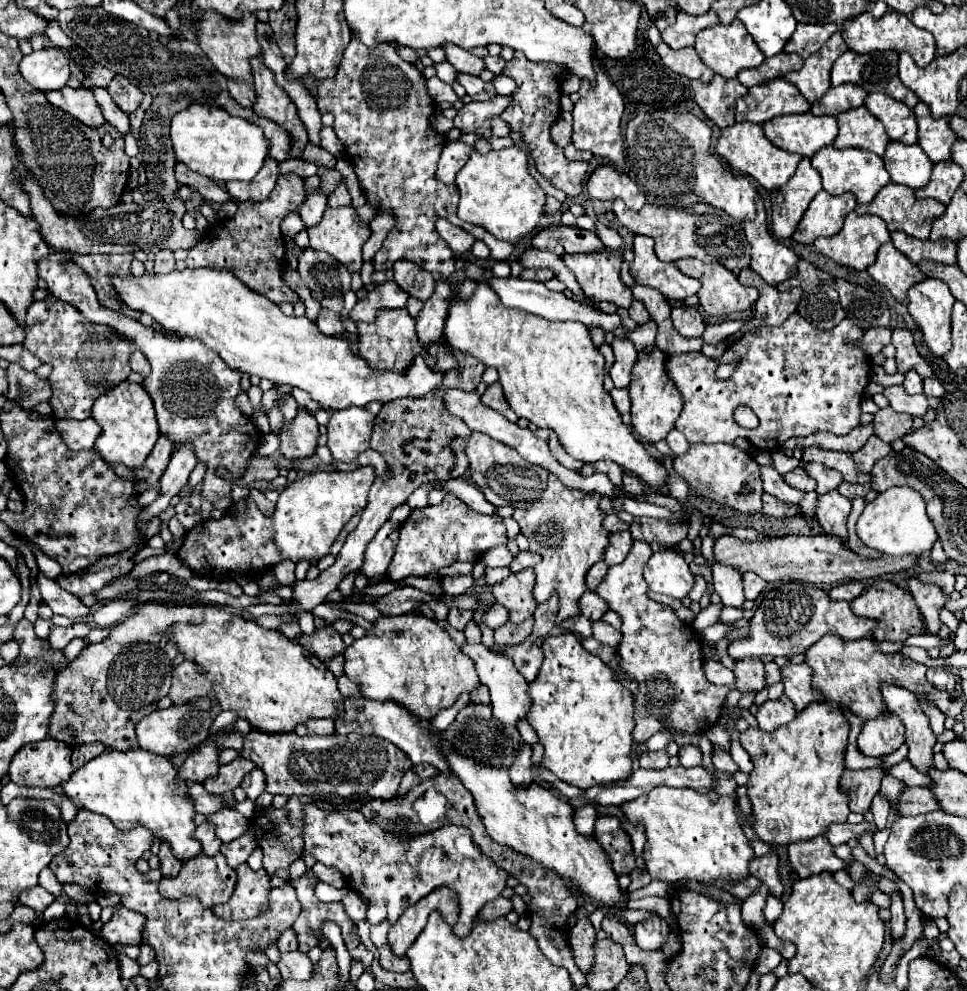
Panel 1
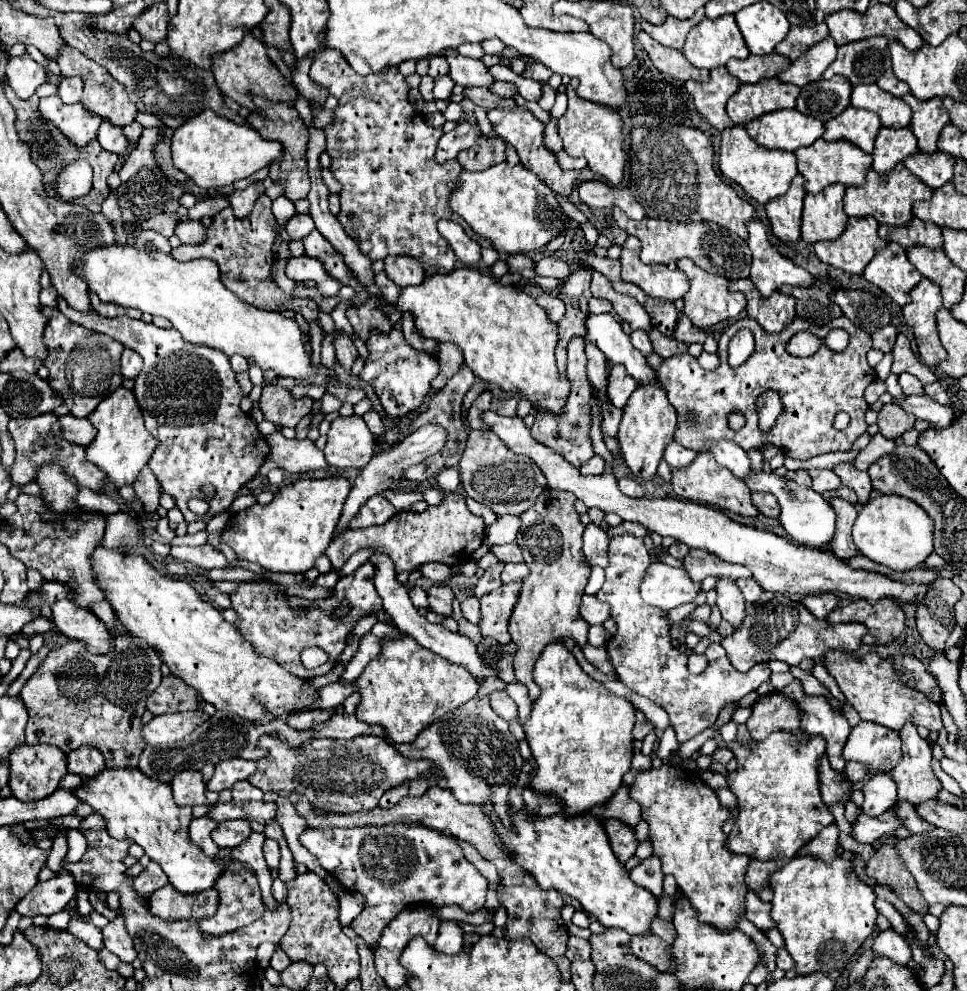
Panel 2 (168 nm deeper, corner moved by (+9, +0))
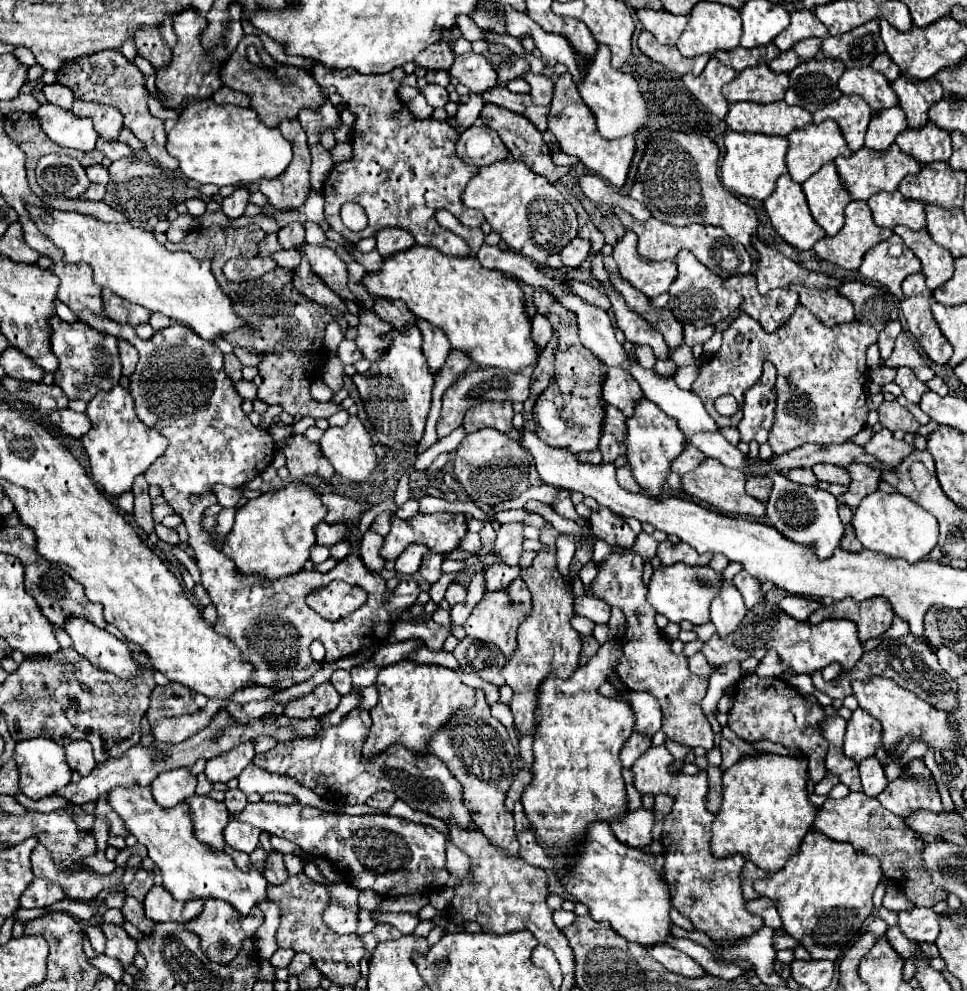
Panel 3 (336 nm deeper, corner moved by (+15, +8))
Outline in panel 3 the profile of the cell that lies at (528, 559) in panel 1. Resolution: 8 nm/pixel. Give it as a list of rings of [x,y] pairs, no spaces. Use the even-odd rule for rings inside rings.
[[[494,564],[484,570],[484,588],[486,592],[496,592],[506,588],[512,580],[520,576],[518,566],[508,566],[508,564]]]

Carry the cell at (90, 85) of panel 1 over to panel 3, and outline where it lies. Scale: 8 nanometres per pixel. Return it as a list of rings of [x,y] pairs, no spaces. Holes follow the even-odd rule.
[[[54,82],[54,84],[44,86],[42,92],[44,92],[46,102],[50,102],[50,104],[54,104],[54,106],[60,106],[60,108],[64,108],[64,110],[70,110],[70,108],[72,108],[74,96],[72,96],[72,92],[68,92],[68,88],[64,88],[64,86],[60,86],[60,84]]]

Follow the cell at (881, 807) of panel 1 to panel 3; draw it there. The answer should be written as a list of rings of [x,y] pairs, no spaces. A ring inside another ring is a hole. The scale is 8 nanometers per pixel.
[[[868,756],[866,760],[860,762],[860,778],[862,778],[864,794],[872,796],[872,798],[876,798],[880,794],[880,790],[884,790],[888,784],[884,770],[880,766],[880,760],[876,756]]]

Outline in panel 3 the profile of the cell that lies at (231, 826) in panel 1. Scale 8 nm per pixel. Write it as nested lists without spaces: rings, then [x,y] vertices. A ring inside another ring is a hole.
[[[230,820],[230,824],[224,830],[226,842],[232,848],[236,848],[240,852],[246,852],[246,854],[256,850],[258,836],[260,836],[258,828],[254,828],[252,824],[246,824],[246,822],[238,822],[238,820]]]

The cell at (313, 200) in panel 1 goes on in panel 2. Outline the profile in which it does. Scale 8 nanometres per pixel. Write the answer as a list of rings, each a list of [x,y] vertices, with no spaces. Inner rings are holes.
[[[294,214],[286,222],[286,232],[292,236],[292,240],[302,240],[314,230],[314,222],[310,220],[310,214]]]

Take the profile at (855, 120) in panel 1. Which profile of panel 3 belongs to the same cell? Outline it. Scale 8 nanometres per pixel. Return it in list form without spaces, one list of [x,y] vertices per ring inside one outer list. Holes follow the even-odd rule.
[[[844,94],[836,102],[818,110],[814,114],[814,122],[820,124],[824,120],[834,120],[840,126],[840,130],[848,142],[848,148],[852,152],[856,152],[864,146],[864,134],[866,134],[870,116],[872,116],[872,110],[864,98],[854,96],[854,94],[850,94],[850,96]]]

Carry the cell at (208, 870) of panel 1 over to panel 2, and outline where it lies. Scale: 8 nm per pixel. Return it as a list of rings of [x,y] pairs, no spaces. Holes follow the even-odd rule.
[[[166,884],[150,896],[148,906],[164,920],[200,920],[216,912],[218,890],[208,888],[198,894],[182,894],[172,884]]]

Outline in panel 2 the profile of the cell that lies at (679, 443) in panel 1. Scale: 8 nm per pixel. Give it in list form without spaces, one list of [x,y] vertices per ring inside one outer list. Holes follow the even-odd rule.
[[[670,442],[666,446],[666,452],[664,452],[664,460],[670,464],[670,468],[682,468],[686,464],[690,464],[690,460],[694,460],[694,450],[688,450],[676,442]]]

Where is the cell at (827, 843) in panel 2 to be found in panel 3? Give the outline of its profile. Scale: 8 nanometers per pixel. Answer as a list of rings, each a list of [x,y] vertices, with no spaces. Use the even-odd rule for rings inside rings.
[[[850,792],[846,798],[840,800],[826,798],[816,814],[816,830],[832,840],[852,844],[854,848],[864,850],[868,856],[876,856],[882,864],[884,876],[888,876],[898,886],[904,886],[904,892],[912,904],[934,906],[936,902],[948,898],[948,892],[938,890],[932,882],[932,876],[924,868],[922,850],[926,842],[922,840],[922,836],[908,828],[908,824],[902,822],[898,816],[892,816],[892,812],[882,808],[876,798],[868,798],[864,796],[864,792]]]

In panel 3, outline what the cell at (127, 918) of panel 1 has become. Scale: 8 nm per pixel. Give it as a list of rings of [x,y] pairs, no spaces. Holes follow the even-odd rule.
[[[104,924],[102,926],[104,934],[106,934],[106,956],[120,960],[120,964],[126,968],[134,962],[134,956],[138,952],[136,942],[126,934],[124,928],[120,926],[112,926],[112,924]]]

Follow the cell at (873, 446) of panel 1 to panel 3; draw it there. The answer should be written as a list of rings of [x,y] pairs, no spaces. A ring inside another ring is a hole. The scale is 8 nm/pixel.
[[[884,428],[872,436],[872,440],[864,446],[864,450],[876,456],[886,468],[896,468],[908,454],[912,454],[914,444],[906,444],[904,440],[892,438],[892,432]]]

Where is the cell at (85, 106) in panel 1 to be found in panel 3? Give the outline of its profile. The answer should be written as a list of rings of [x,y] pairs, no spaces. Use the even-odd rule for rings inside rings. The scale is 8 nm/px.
[[[42,104],[36,116],[46,136],[58,146],[76,148],[82,152],[94,150],[98,136],[92,128],[92,120],[80,120],[78,116],[72,116],[70,110],[62,110],[52,104]]]

